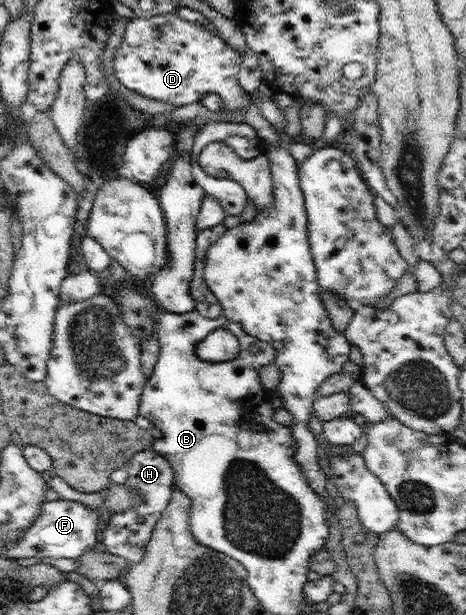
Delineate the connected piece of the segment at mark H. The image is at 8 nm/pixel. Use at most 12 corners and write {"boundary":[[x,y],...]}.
{"boundary":[[151,448],[127,462],[139,496],[98,539],[135,564],[171,500],[175,470]]}

